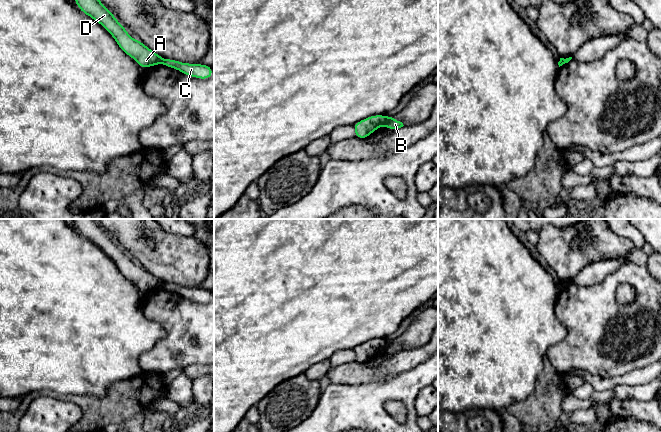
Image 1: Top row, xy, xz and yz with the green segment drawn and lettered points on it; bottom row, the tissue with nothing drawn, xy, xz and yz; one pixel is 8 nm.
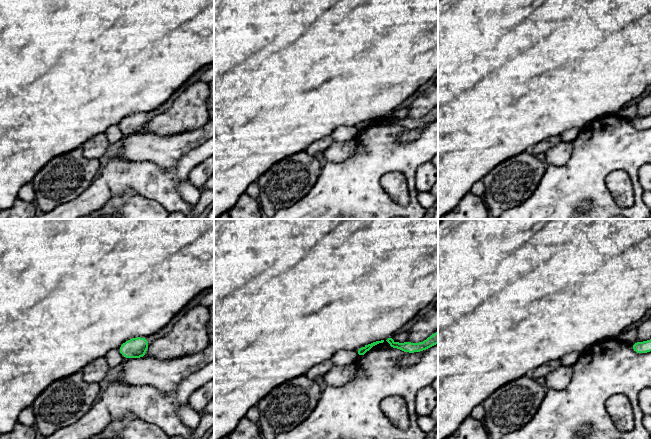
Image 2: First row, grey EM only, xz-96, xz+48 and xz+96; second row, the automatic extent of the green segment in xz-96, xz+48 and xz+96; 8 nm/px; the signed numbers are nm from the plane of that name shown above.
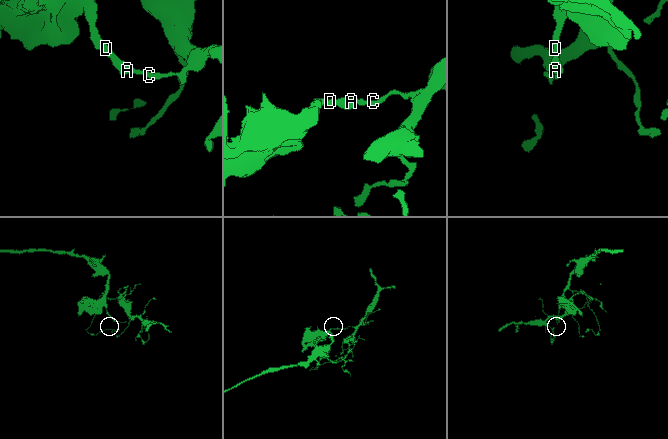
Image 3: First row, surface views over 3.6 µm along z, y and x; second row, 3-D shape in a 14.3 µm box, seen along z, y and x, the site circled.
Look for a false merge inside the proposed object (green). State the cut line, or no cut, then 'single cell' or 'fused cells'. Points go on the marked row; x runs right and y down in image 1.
cut xz (387, 117), (384, 124); fused cells

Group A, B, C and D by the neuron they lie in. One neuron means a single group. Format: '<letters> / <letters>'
A D / B C

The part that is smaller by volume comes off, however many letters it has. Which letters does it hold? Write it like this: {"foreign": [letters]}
{"foreign": ["B", "C"]}

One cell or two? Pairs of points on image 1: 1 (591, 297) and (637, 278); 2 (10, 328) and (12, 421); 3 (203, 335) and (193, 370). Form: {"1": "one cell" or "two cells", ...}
{"1": "one cell", "2": "two cells", "3": "two cells"}

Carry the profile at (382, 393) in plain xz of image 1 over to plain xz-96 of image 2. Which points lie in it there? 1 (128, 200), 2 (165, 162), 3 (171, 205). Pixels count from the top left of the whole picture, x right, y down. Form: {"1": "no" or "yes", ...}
{"1": "no", "2": "no", "3": "yes"}

